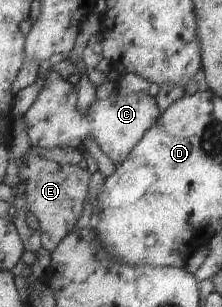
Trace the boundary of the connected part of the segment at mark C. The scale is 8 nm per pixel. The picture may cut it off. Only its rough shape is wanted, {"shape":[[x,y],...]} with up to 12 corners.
{"shape":[[52,72],[24,114],[31,147],[91,135],[120,165],[160,118],[155,96],[116,83],[87,115]]}

